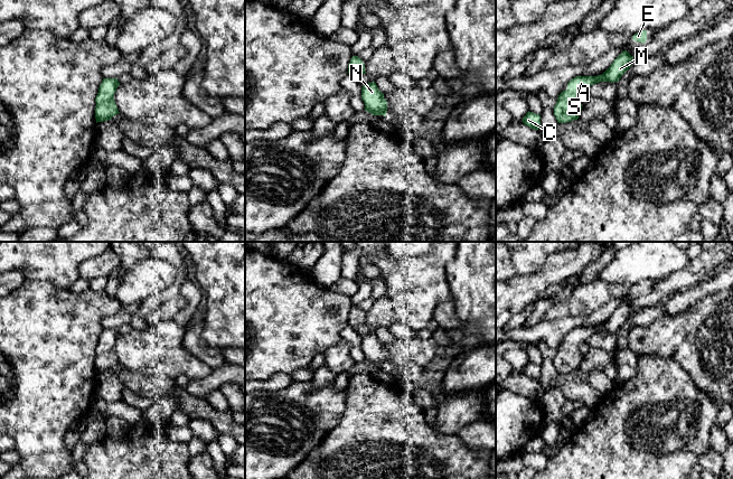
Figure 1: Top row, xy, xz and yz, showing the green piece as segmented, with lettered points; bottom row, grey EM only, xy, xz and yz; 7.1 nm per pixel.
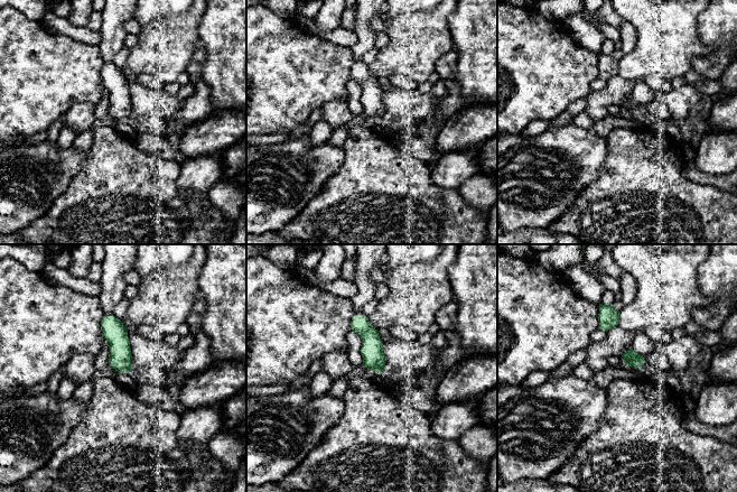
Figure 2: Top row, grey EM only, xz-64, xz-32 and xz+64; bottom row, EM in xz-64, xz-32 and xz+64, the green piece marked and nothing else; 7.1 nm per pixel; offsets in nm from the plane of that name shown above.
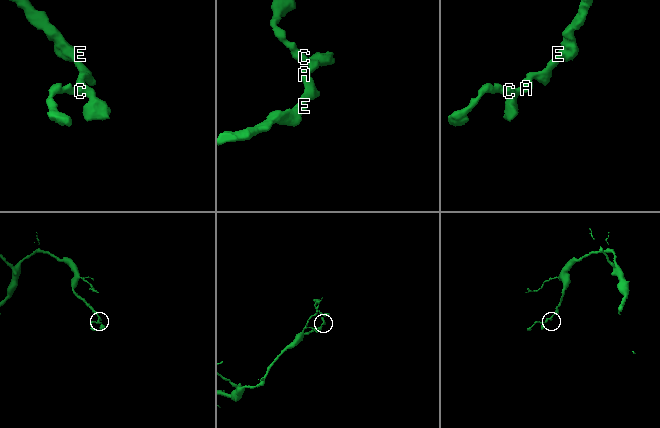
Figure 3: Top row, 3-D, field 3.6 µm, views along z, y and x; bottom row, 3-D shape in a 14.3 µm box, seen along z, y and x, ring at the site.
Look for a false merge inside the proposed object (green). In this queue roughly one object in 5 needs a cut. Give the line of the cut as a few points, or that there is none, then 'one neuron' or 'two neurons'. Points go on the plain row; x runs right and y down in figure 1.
cut none; one neuron

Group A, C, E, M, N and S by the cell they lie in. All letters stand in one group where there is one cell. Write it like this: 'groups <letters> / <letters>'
groups A C E M N S

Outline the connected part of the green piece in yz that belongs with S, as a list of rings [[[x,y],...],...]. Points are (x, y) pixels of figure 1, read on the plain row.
[[[623,301],[602,326],[576,327],[572,329],[567,334],[567,339],[558,346],[554,357],[554,366],[557,373],[566,374],[577,370],[582,360],[580,345],[589,337],[600,332],[619,332],[633,312],[633,308],[627,301]]]

